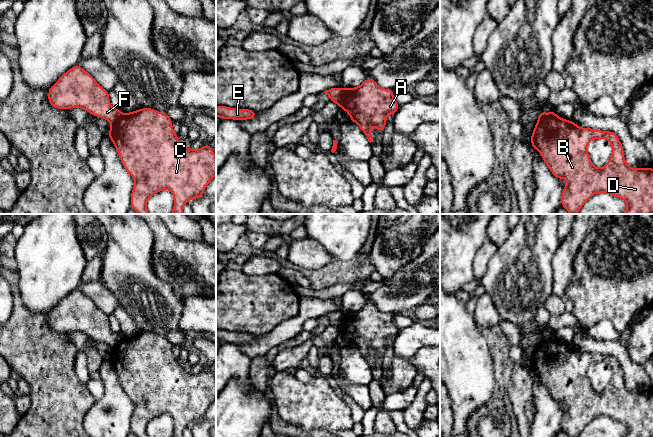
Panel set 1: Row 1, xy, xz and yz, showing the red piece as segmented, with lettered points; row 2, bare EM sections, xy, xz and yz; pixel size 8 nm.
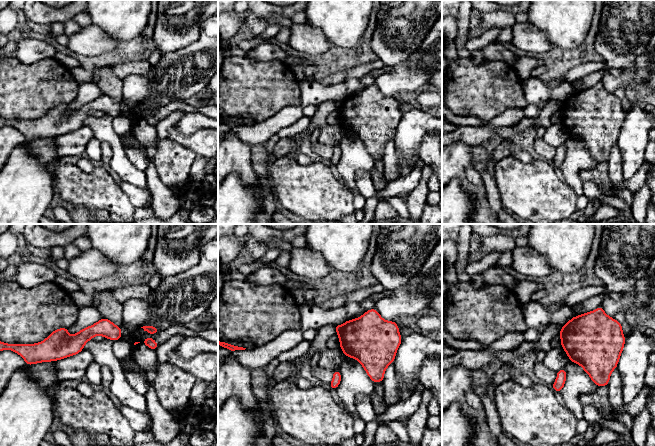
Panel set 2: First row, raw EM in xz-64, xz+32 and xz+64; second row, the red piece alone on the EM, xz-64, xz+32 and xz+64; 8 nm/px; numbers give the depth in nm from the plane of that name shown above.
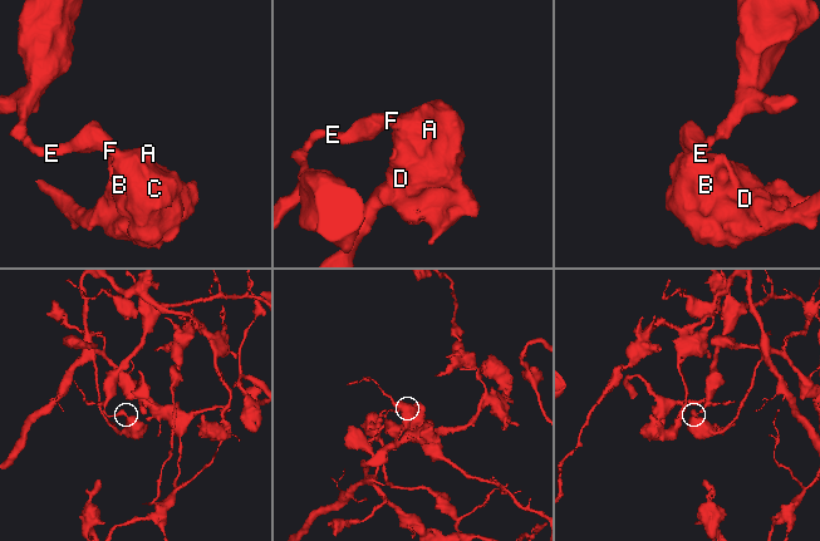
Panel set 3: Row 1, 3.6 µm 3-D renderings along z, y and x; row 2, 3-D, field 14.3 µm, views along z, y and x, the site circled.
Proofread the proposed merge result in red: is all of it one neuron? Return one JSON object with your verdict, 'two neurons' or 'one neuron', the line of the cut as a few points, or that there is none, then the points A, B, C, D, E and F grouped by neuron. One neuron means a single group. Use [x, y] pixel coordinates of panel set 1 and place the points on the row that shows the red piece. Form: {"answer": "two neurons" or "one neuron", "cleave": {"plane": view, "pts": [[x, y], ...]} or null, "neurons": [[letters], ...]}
{"answer": "two neurons", "cleave": {"plane": "xz", "pts": [[344, 89], [338, 104]]}, "neurons": [["A", "B", "C", "D"], ["E", "F"]]}

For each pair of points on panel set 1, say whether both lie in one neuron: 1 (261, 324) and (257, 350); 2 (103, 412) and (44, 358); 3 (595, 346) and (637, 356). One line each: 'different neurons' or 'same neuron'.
1: different neurons
2: different neurons
3: different neurons

